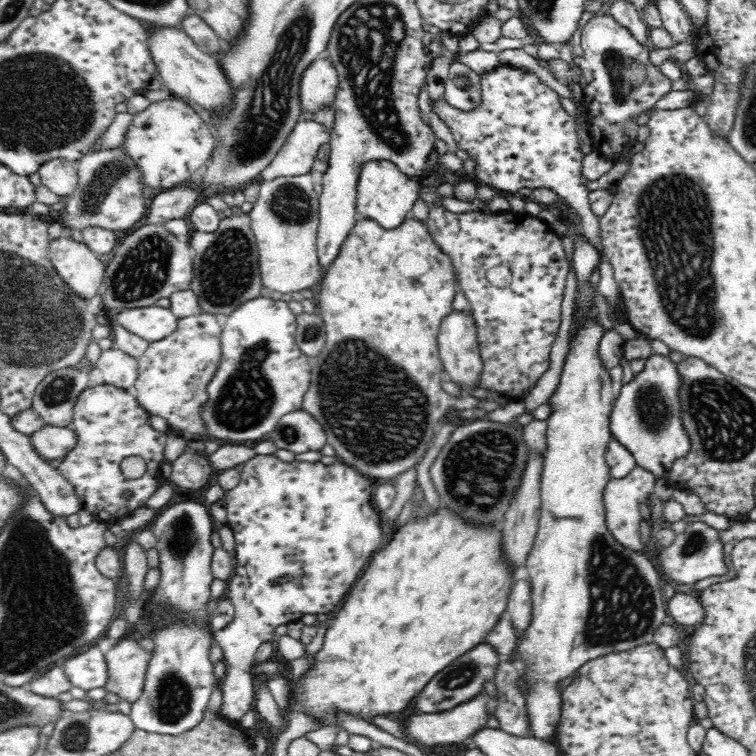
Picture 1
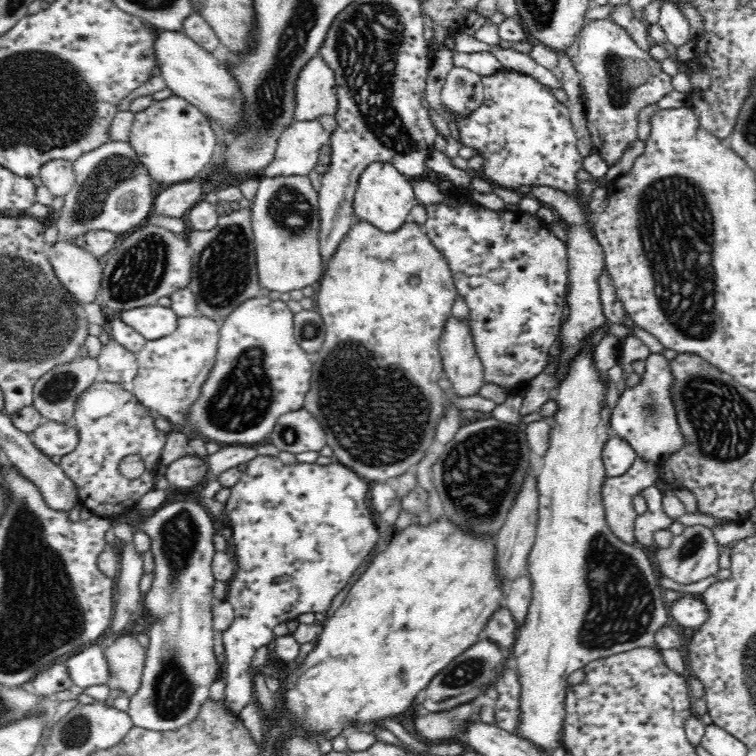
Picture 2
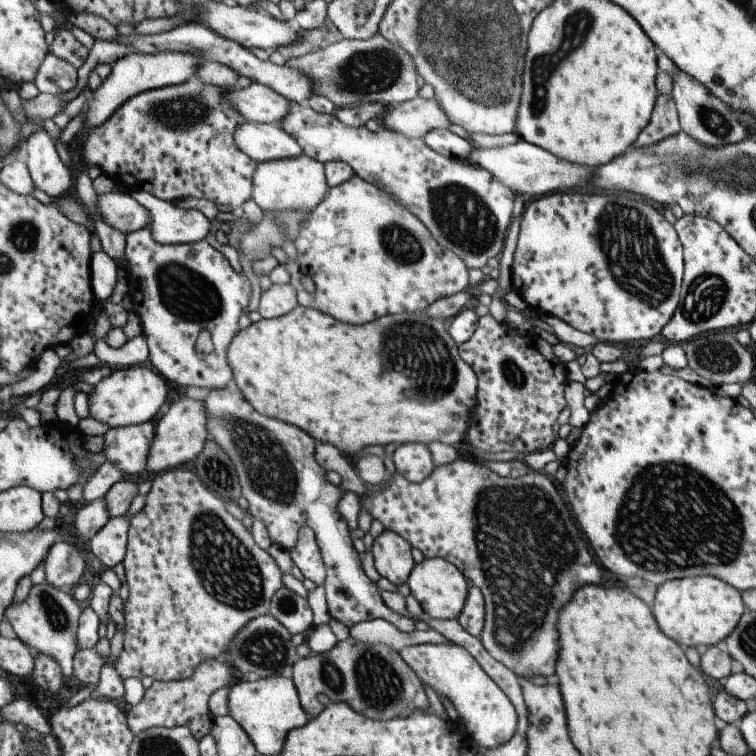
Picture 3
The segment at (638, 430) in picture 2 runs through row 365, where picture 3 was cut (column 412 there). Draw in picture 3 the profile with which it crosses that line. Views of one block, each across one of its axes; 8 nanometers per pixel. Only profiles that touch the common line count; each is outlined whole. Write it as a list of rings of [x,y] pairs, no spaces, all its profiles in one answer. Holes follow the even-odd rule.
[[[453,642],[417,644],[401,648],[398,653],[423,684],[452,704],[466,732],[479,747],[497,748],[515,734],[517,715],[511,702],[464,648]]]

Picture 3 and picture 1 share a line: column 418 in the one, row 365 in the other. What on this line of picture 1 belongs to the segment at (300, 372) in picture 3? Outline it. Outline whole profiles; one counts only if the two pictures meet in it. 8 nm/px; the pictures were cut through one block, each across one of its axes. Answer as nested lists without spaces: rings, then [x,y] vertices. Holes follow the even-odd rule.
[[[358,217],[356,224],[354,224],[350,234],[346,237],[337,259],[329,266],[329,269],[325,272],[325,275],[316,288],[319,306],[317,312],[323,318],[324,326],[326,327],[327,342],[322,353],[317,357],[309,358],[309,363],[312,365],[311,383],[303,396],[302,409],[310,413],[320,423],[320,426],[324,428],[326,436],[328,436],[327,443],[336,450],[339,462],[346,463],[348,466],[354,466],[360,474],[366,474],[366,477],[369,477],[373,481],[387,482],[394,480],[402,472],[416,467],[420,462],[420,458],[424,456],[426,448],[428,448],[428,442],[434,436],[436,424],[440,424],[440,420],[450,410],[450,395],[442,389],[442,384],[440,383],[440,378],[442,378],[442,372],[444,372],[445,368],[442,368],[442,362],[438,358],[436,336],[438,336],[442,318],[453,310],[453,301],[456,292],[455,277],[456,274],[452,259],[432,238],[424,221],[417,218],[406,218],[400,226],[388,230],[382,228],[375,220]]]

